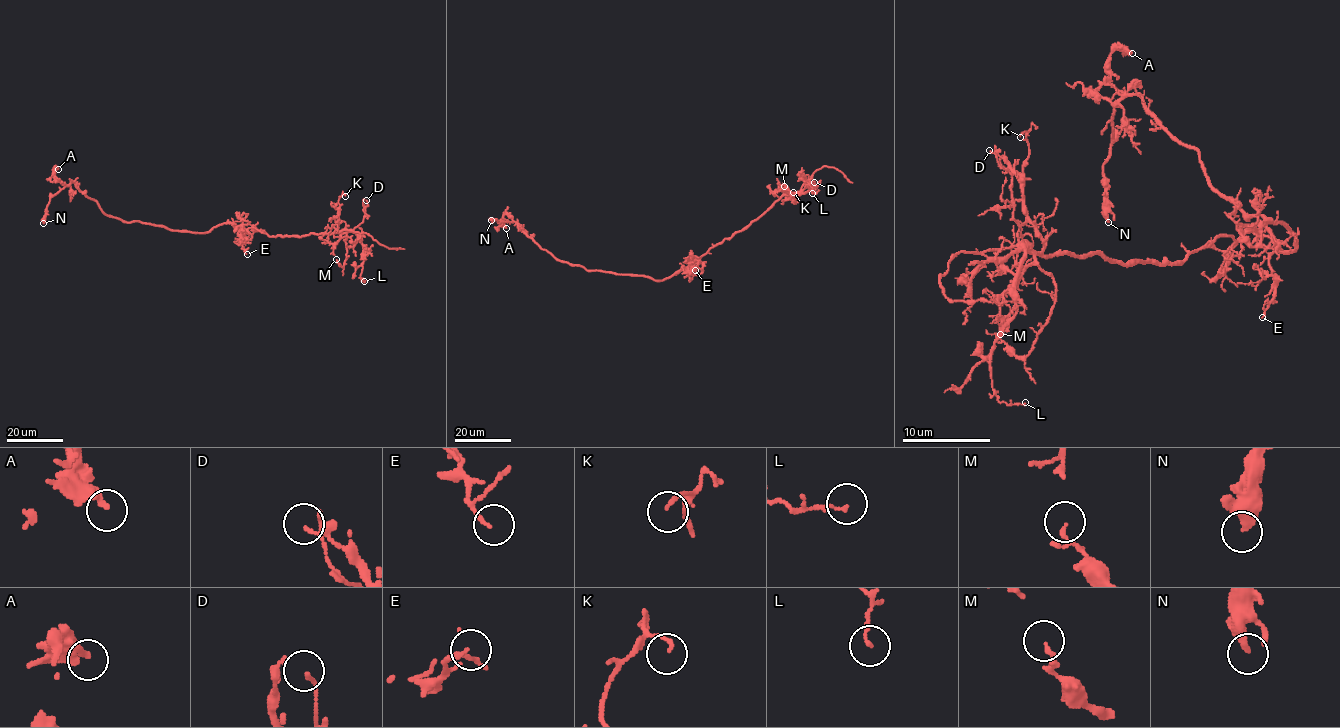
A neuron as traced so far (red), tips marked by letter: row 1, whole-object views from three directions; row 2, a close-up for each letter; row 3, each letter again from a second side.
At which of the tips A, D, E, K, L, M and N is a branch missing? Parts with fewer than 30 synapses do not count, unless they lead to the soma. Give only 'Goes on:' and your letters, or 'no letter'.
Goes on: no letter

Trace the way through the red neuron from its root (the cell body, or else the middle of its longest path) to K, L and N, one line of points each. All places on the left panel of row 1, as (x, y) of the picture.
K: (220, 225), (255, 227), (269, 236), (348, 230), (345, 232), (338, 229), (338, 198), (345, 196)
L: (220, 225), (255, 227), (269, 236), (353, 232), (362, 246), (360, 278), (364, 281)
N: (220, 225), (208, 232), (191, 232), (138, 221), (123, 222), (107, 215), (73, 182), (50, 198), (43, 223)

